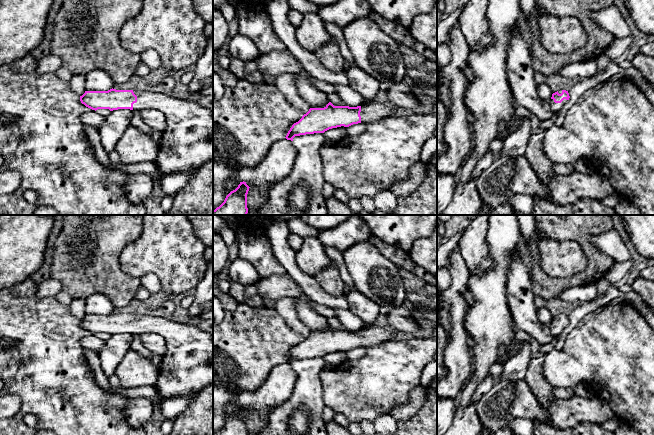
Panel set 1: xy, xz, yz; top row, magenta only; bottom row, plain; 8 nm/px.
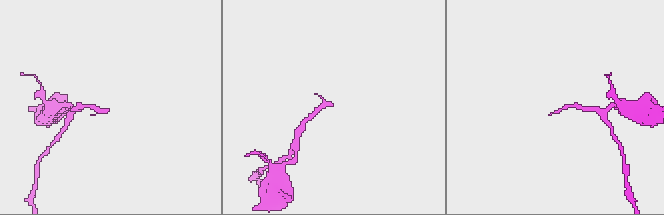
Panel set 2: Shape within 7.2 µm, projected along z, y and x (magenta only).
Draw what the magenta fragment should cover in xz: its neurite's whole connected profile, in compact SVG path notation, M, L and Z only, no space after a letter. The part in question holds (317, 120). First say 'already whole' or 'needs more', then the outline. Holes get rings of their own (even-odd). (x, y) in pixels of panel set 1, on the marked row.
needs more | M329 102L324 108L310 108L302 118L294 123L286 135L293 141L295 136L324 133L337 127L386 119L396 115L396 106L389 102L364 103L361 106L334 106Z

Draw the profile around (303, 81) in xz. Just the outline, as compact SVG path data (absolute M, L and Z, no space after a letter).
M304 68L293 75L298 93L308 102L310 108L324 108L330 102L328 94L318 90L313 85L315 81Z

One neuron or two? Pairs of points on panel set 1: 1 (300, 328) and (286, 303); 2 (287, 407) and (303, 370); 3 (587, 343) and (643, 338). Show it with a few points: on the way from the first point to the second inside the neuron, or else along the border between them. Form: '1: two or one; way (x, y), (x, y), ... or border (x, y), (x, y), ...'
1: one; way (294, 322), (286, 309)
2: one; way (296, 398), (303, 391), (303, 379)
3: one; way (601, 343), (629, 343)

